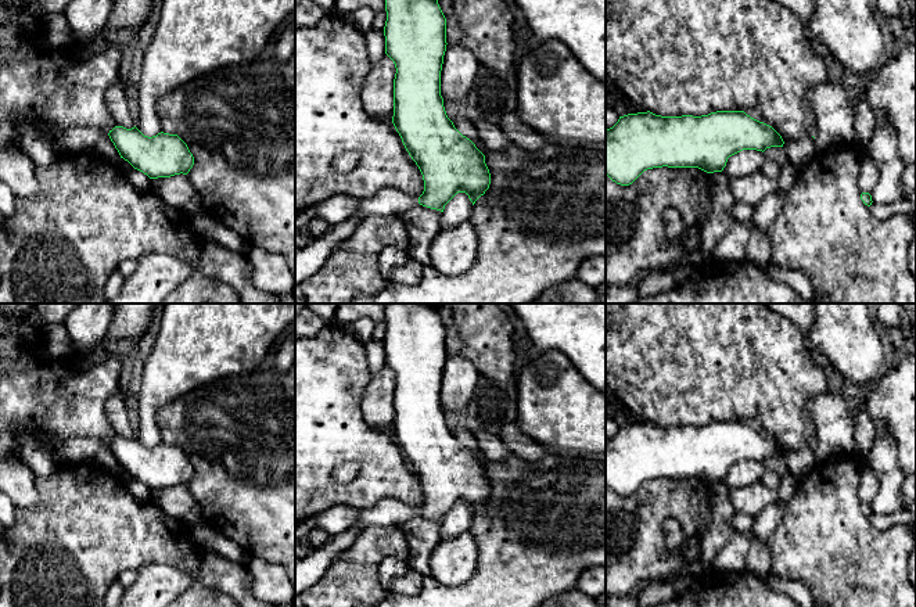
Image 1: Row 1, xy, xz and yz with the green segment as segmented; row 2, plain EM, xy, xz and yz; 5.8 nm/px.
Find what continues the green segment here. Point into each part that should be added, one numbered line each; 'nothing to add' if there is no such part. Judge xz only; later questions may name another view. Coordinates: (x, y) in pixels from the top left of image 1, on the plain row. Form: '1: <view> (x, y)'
1: xz (309, 570)

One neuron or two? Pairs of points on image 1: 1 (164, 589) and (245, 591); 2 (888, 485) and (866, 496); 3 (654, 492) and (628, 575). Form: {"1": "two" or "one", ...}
{"1": "one", "2": "two", "3": "one"}

